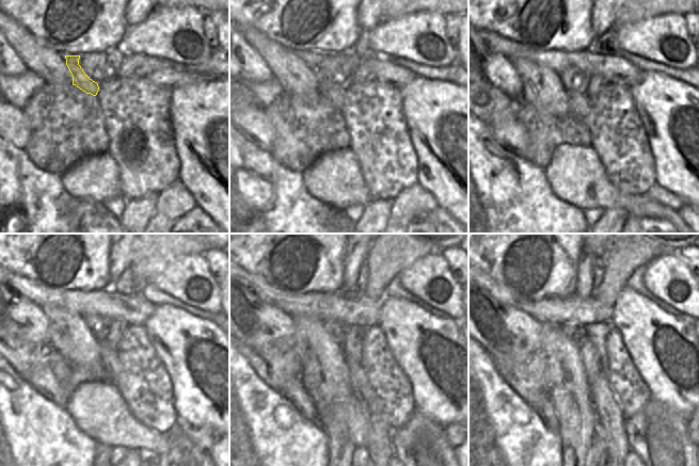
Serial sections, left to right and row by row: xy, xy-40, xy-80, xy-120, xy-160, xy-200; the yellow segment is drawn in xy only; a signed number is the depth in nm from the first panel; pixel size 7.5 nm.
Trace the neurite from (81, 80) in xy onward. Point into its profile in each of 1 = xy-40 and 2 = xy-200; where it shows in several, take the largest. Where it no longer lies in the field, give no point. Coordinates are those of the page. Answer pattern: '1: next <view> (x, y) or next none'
1: next xy-40 (333, 93)
2: next xy-200 (610, 421)

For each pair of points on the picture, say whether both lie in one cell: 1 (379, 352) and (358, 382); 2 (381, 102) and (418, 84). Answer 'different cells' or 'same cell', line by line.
1: different cells
2: different cells

